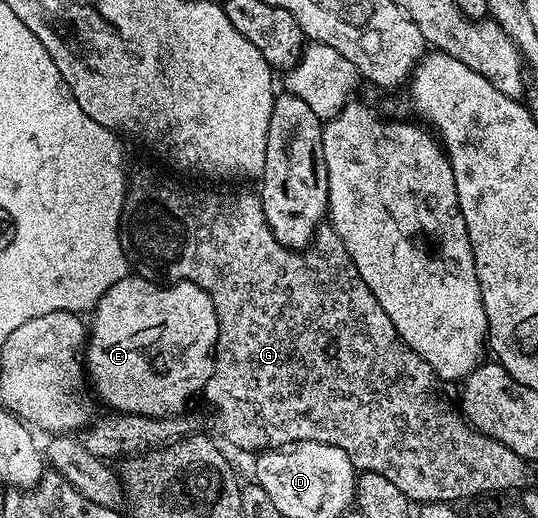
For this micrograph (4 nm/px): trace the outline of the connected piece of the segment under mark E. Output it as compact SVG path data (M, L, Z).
M131 273L128 274L127 278L117 281L97 301L97 305L89 315L89 338L86 340L85 346L85 375L97 396L98 402L108 403L112 412L124 415L152 415L161 419L165 415L180 414L186 408L183 406L190 401L191 395L198 396L209 381L211 374L214 373L215 342L219 336L219 322L217 321L217 313L213 309L213 301L205 289L201 289L192 283L172 282L170 285L163 285L167 287L158 287L155 283L158 282Z

